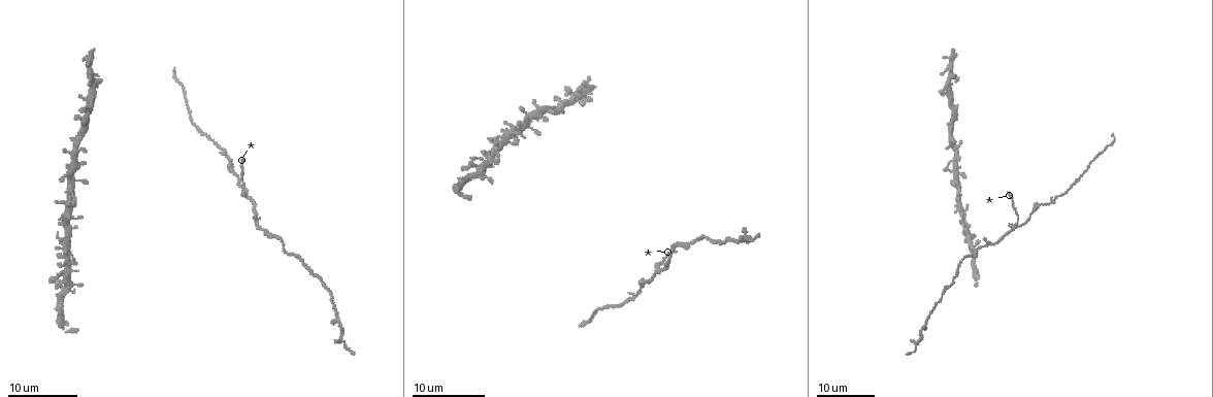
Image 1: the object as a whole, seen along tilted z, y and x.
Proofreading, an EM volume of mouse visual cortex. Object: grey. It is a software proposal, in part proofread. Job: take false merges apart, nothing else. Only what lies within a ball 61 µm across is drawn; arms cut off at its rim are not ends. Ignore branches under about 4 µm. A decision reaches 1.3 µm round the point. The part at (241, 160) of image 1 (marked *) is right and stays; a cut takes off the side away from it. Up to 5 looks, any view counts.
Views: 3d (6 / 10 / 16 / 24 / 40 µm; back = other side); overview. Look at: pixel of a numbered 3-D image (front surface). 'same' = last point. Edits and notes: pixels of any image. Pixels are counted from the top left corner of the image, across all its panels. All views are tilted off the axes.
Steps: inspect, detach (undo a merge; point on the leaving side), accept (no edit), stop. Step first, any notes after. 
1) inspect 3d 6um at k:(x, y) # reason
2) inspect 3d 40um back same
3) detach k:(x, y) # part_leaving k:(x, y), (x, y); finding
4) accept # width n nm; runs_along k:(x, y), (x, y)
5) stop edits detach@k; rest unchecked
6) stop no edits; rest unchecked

inspect 3d 16um at 1:(1055, 200) # three-way junction

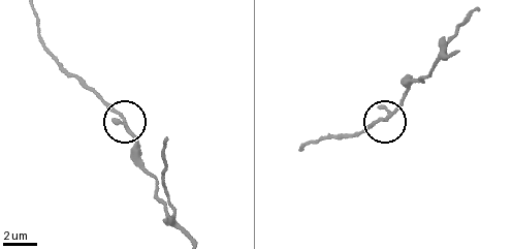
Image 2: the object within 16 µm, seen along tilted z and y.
inspect 3d 6um at 2:(122, 117) # zoom in

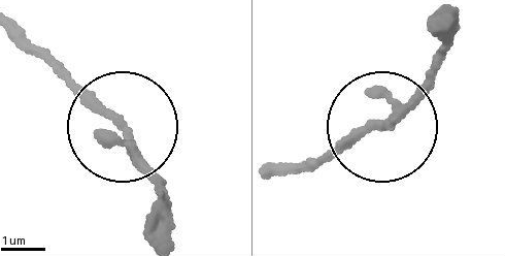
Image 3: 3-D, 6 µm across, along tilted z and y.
accept # runs_along 3:(447, 40), (426, 84), (321, 168); one cell here

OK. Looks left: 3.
inspect 3d 24um at 1:(1030, 213) # thick turns thin

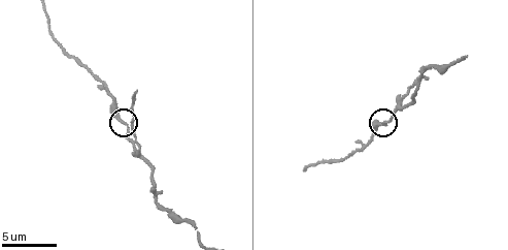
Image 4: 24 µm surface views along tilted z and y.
inspect 3d 10um at 4:(122, 121)

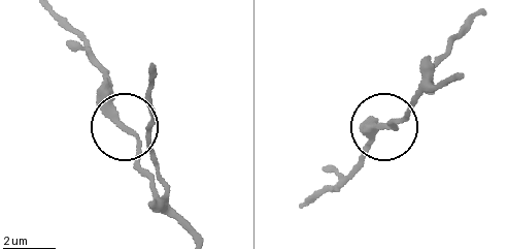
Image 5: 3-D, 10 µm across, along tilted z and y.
accept # width 180 nm; all the same cell

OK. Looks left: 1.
stop no edits; rest unchecked

